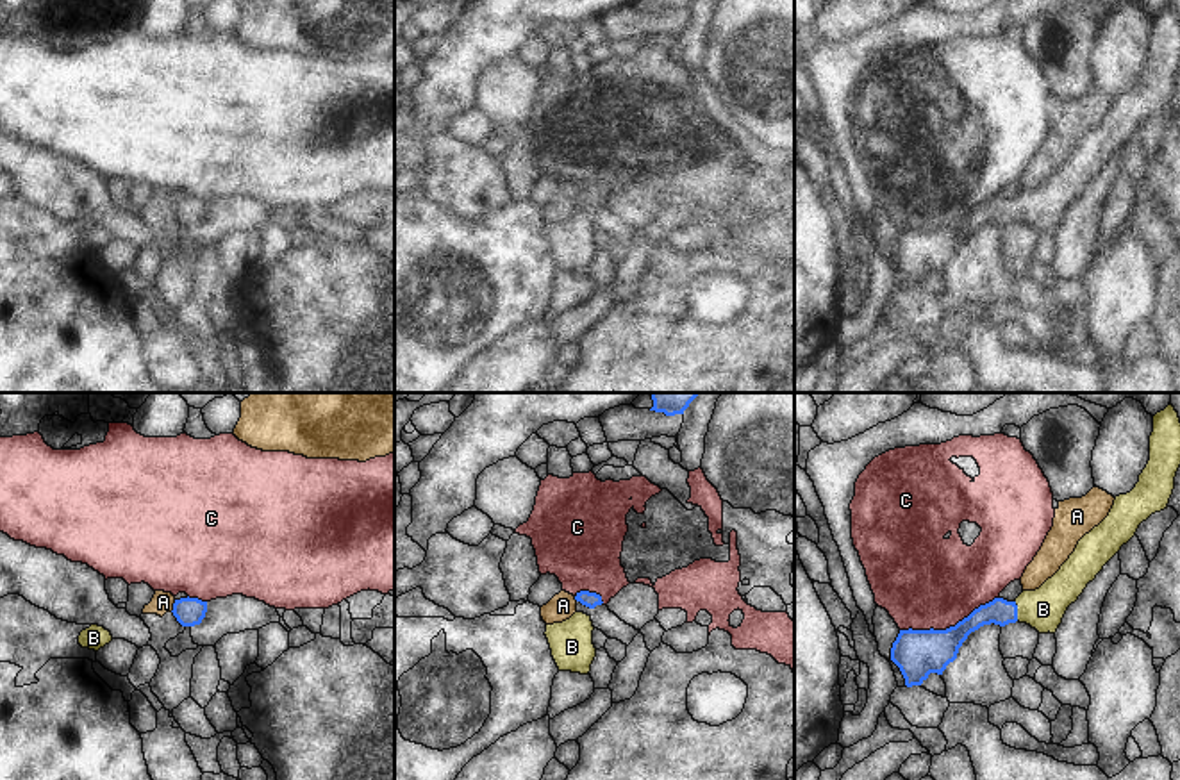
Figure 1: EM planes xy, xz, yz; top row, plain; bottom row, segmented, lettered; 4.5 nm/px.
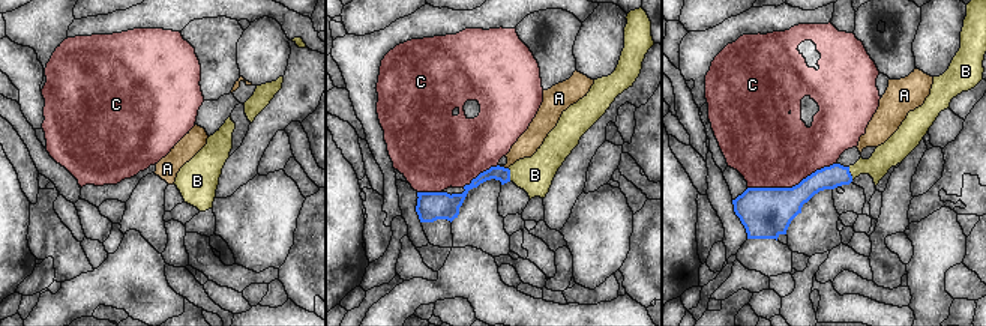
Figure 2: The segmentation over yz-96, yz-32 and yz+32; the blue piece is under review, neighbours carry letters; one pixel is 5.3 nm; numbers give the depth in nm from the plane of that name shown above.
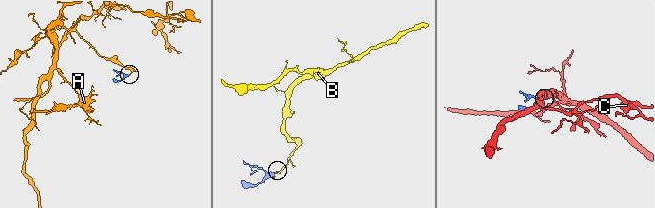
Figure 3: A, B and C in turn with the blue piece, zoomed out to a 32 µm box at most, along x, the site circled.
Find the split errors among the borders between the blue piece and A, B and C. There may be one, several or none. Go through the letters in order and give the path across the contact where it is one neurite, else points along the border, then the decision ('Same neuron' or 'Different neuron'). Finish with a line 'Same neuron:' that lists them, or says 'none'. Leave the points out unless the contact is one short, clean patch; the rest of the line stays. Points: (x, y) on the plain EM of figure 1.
A: Different neuron
B: Path across: yz (998, 211), (1016, 211), (1043, 209). Same neuron
C: Different neuron
Same neuron: B

